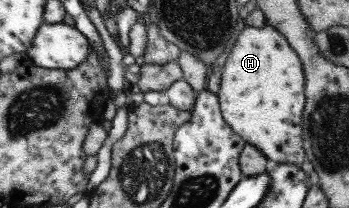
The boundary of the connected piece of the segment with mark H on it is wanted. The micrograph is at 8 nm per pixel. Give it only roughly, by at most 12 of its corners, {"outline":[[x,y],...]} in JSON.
{"outline":[[245,26],[215,93],[270,161],[304,159],[302,67],[278,30]]}

